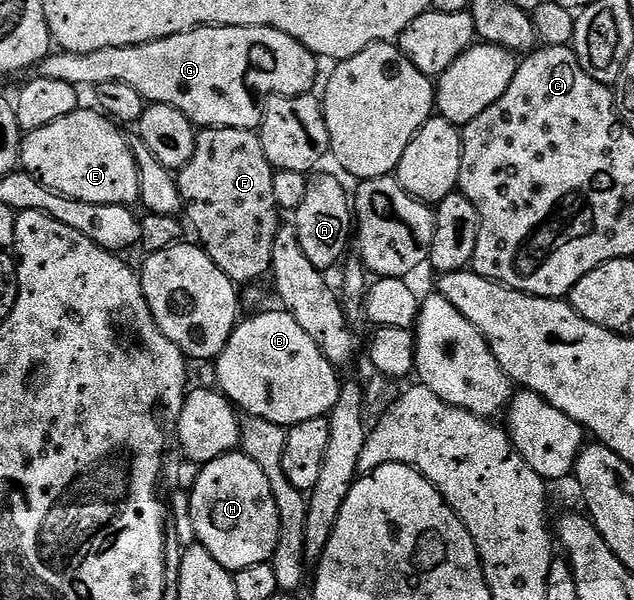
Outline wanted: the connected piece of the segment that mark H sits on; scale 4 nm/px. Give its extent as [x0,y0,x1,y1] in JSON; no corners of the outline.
[189,450,279,574]

